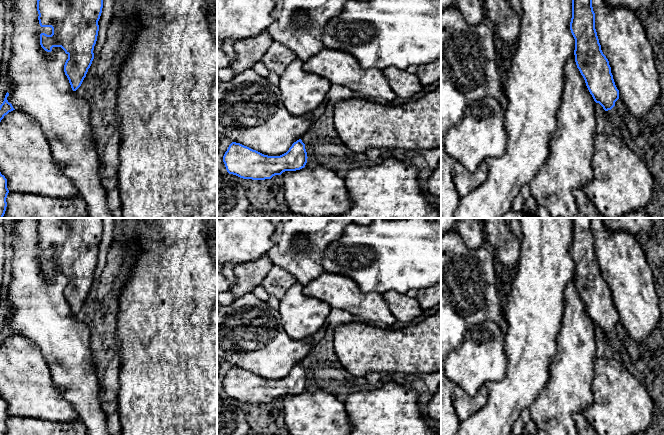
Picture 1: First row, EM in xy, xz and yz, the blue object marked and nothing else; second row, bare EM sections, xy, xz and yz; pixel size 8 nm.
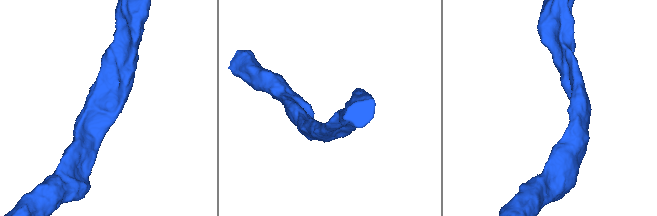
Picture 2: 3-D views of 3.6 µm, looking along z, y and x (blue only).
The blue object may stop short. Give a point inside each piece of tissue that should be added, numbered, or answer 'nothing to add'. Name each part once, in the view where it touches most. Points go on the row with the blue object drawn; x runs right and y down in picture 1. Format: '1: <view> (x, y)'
nothing to add

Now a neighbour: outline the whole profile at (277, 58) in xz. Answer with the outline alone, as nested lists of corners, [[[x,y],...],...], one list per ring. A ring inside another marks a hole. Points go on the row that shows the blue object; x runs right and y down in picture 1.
[[[274,41],[263,55],[261,61],[270,72],[280,76],[295,59],[297,59],[297,56],[293,51],[285,45]]]

